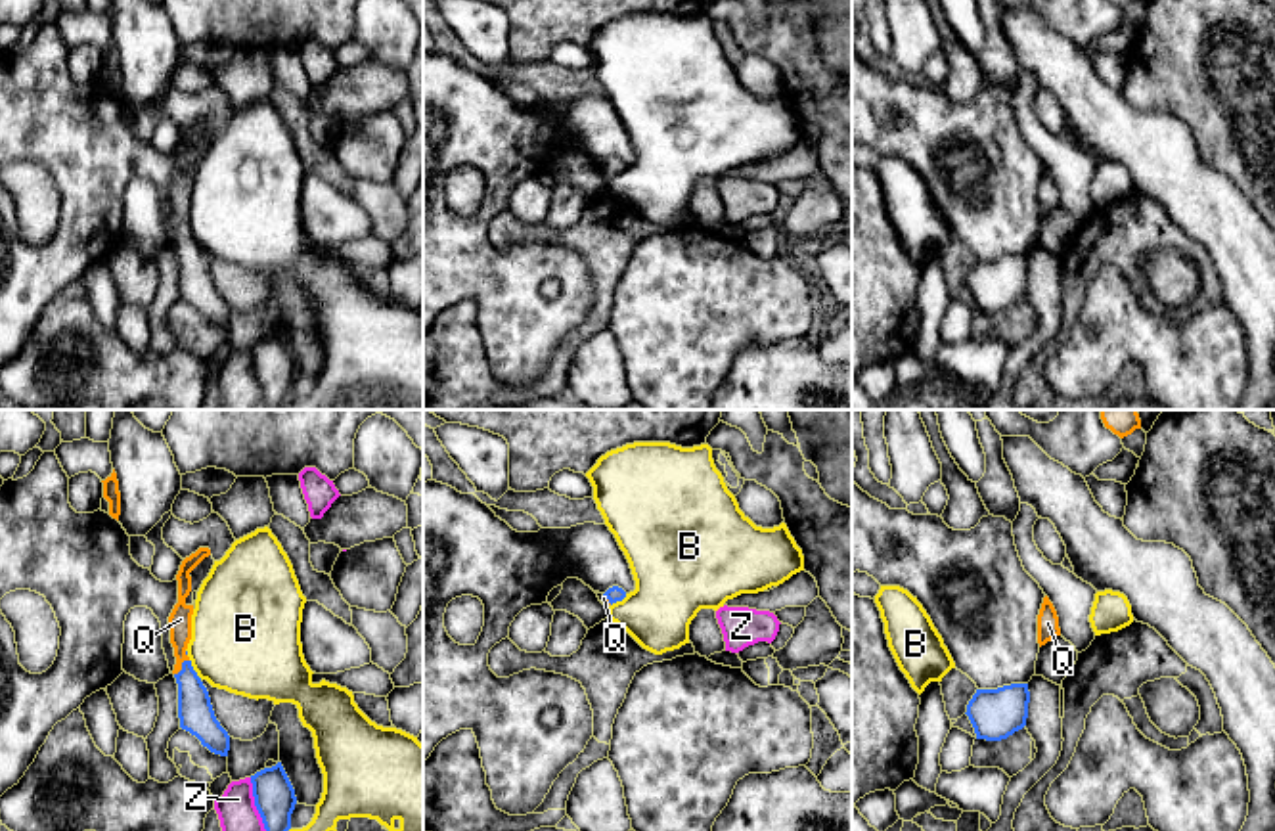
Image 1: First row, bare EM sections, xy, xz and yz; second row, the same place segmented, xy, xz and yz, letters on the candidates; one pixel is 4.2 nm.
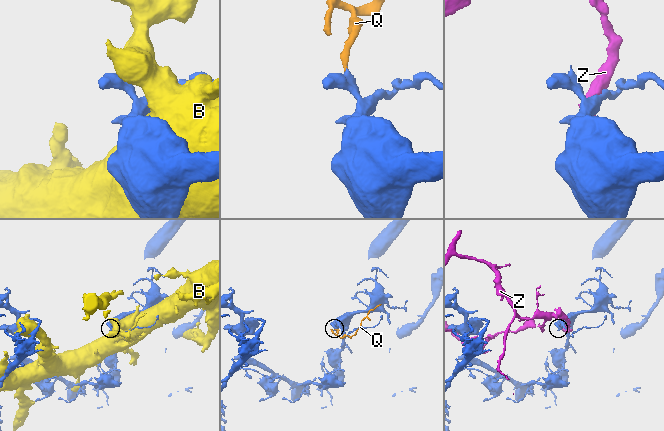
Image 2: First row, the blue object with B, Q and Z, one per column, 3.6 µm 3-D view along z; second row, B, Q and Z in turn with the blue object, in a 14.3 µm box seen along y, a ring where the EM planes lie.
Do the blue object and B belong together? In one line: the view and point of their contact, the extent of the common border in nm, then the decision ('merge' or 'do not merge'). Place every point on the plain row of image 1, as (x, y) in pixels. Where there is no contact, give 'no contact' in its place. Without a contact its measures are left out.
xy (192, 240) | 100 nm | do not merge

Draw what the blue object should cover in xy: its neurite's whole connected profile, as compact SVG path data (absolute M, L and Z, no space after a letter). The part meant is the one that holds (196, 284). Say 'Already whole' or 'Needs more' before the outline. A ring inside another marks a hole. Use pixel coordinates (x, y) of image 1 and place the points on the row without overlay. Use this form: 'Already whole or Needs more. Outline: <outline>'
Needs more. Outline: M199 119L195 124L186 128L176 146L178 151L178 174L174 176L168 188L170 214L174 218L174 249L178 255L178 289L180 299L195 306L203 318L211 324L228 327L230 306L220 297L214 287L211 268L201 249L191 237L190 228L186 226L188 214L191 211L191 186L193 176L186 174L186 168L191 163L190 144L211 126L209 119Z

